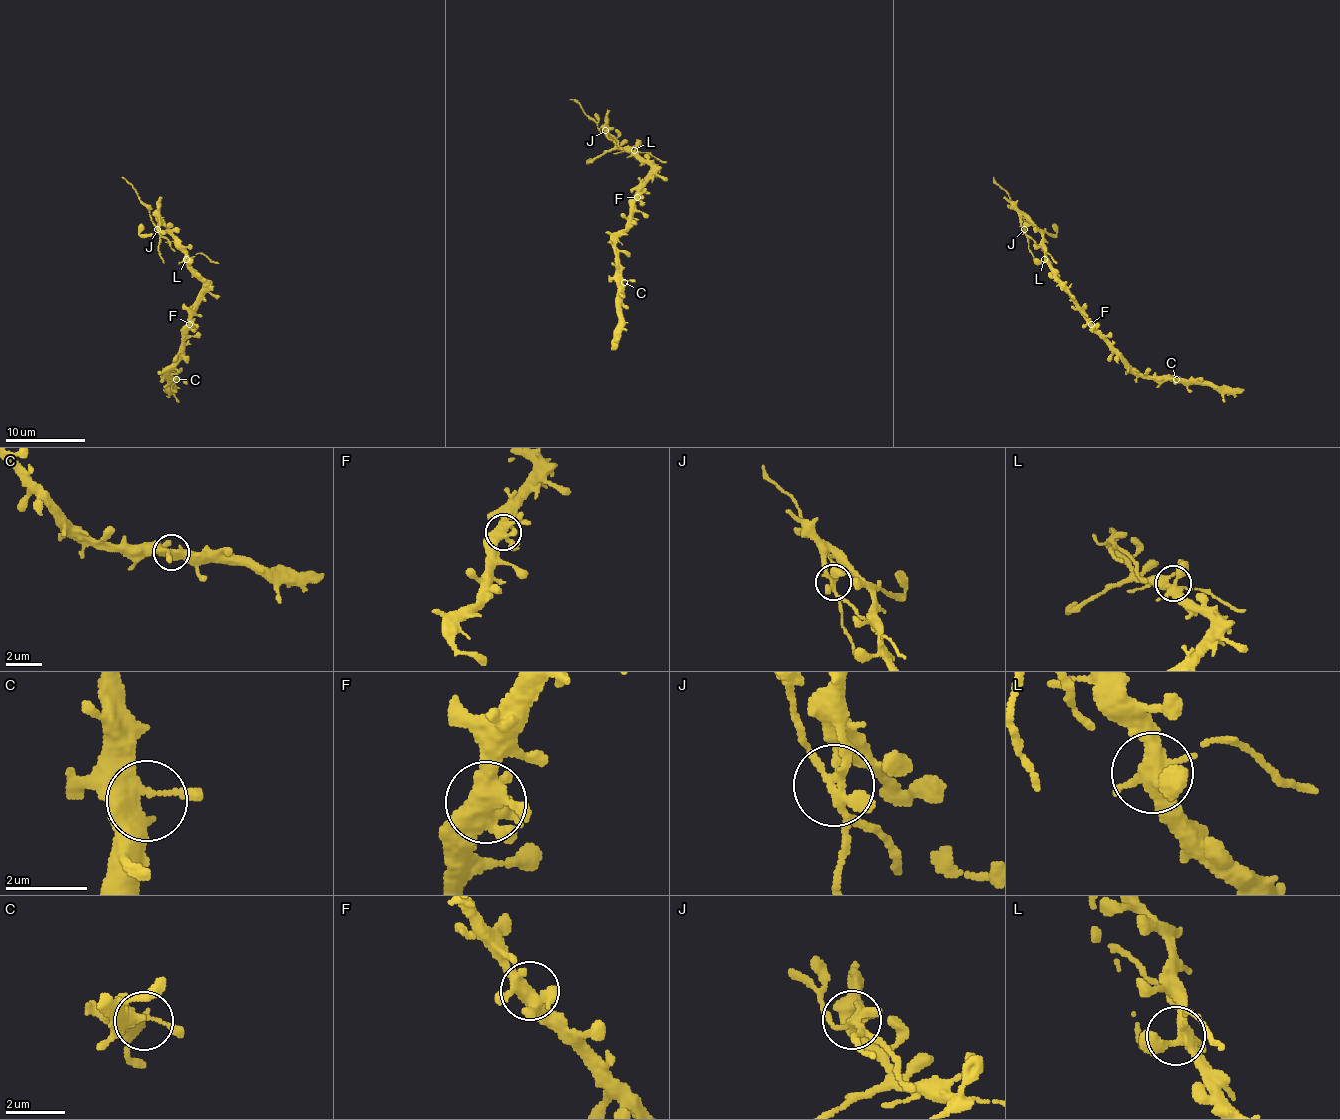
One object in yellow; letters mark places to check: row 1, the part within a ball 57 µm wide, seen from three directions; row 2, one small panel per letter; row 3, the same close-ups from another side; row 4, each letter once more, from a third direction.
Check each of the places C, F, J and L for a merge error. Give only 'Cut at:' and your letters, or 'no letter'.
Cut at: J

